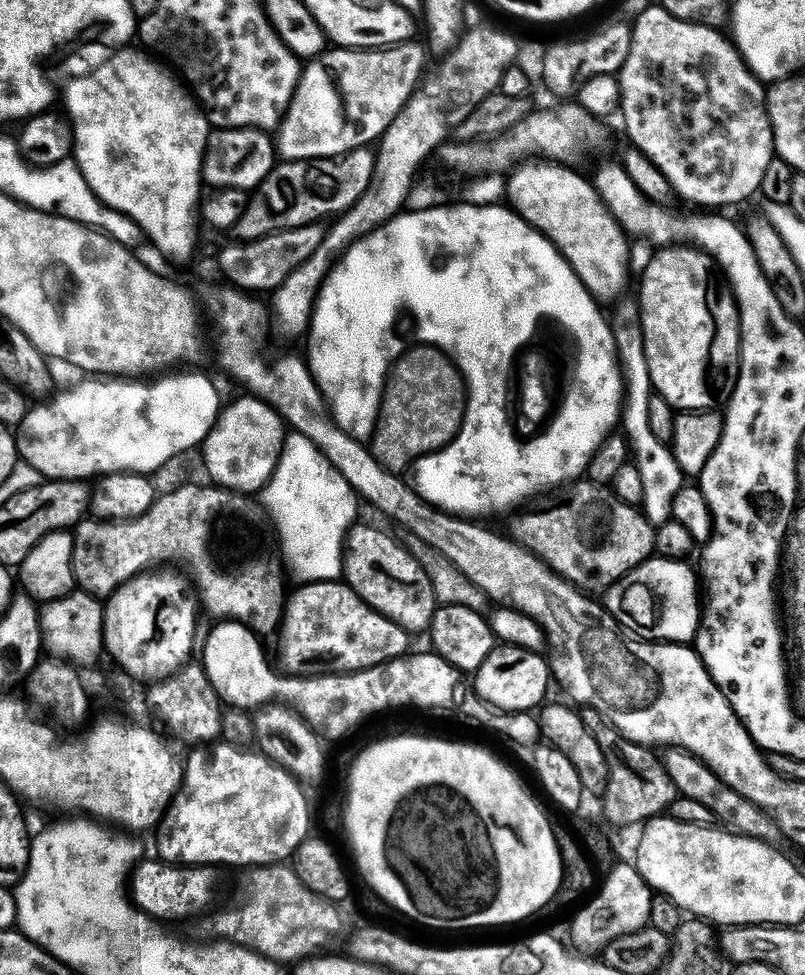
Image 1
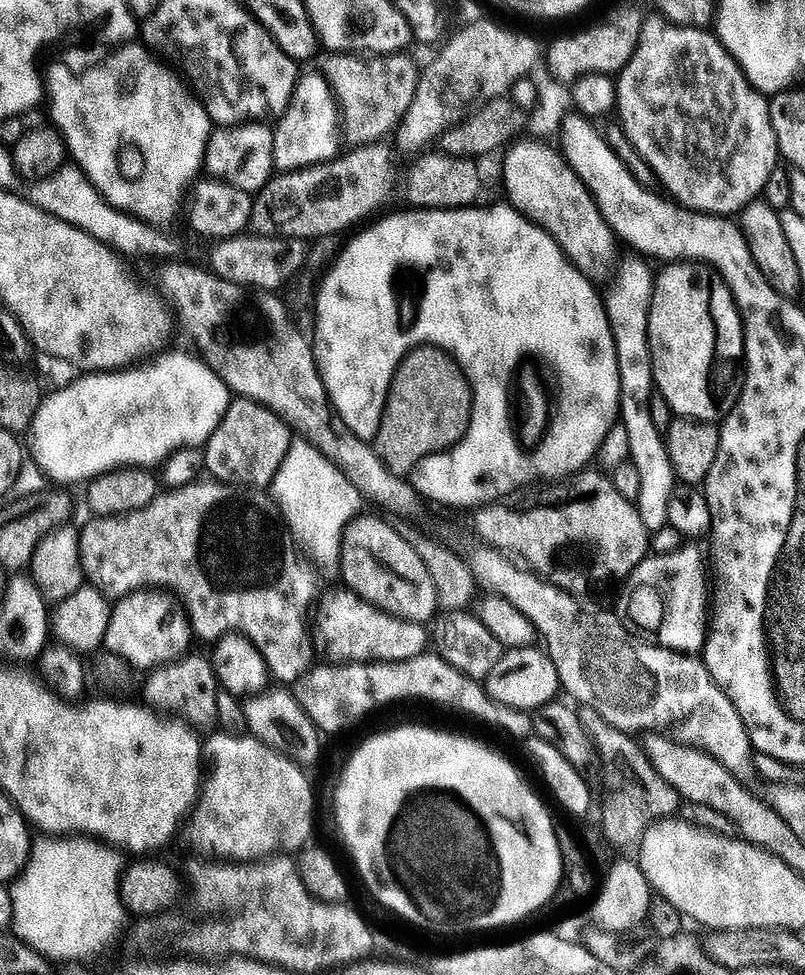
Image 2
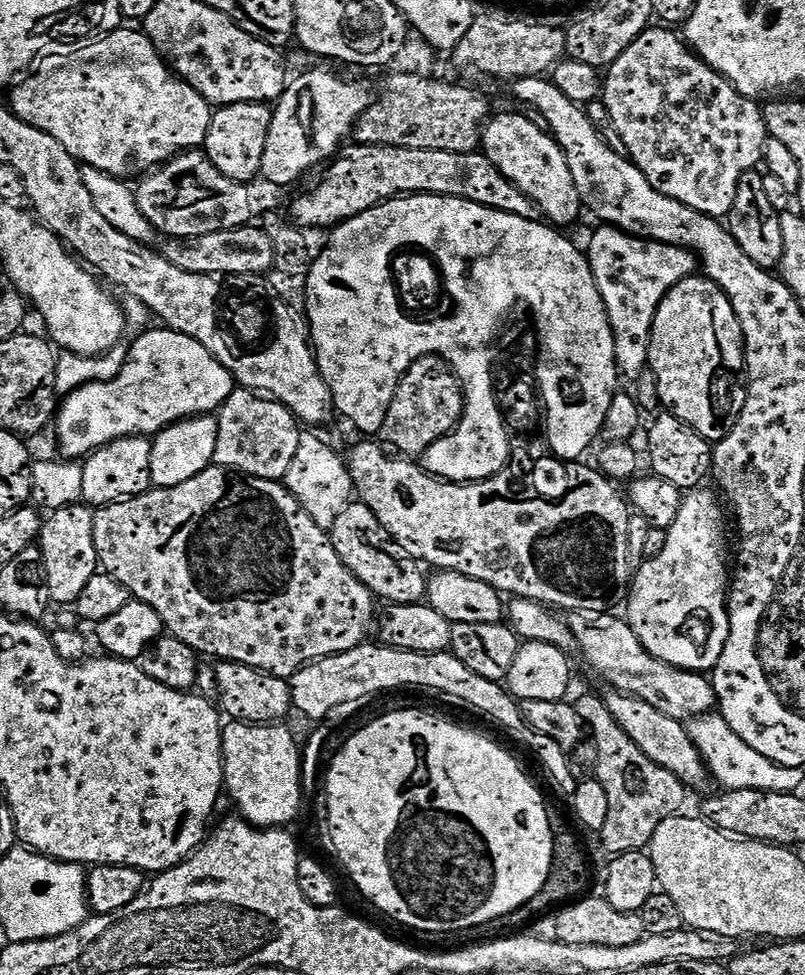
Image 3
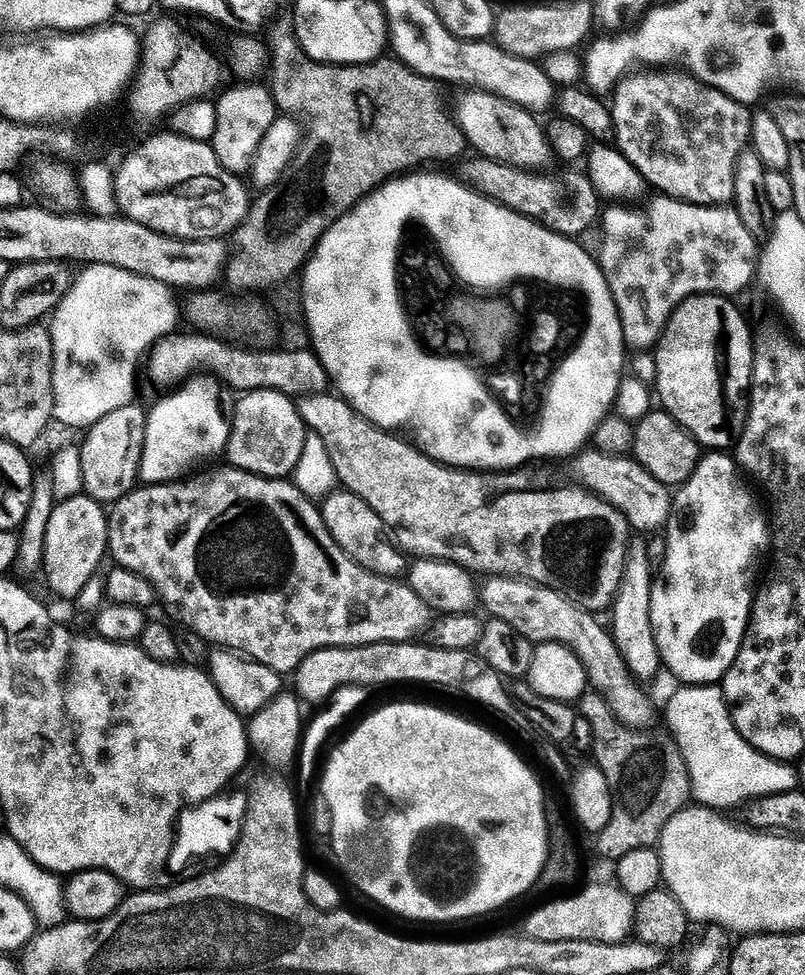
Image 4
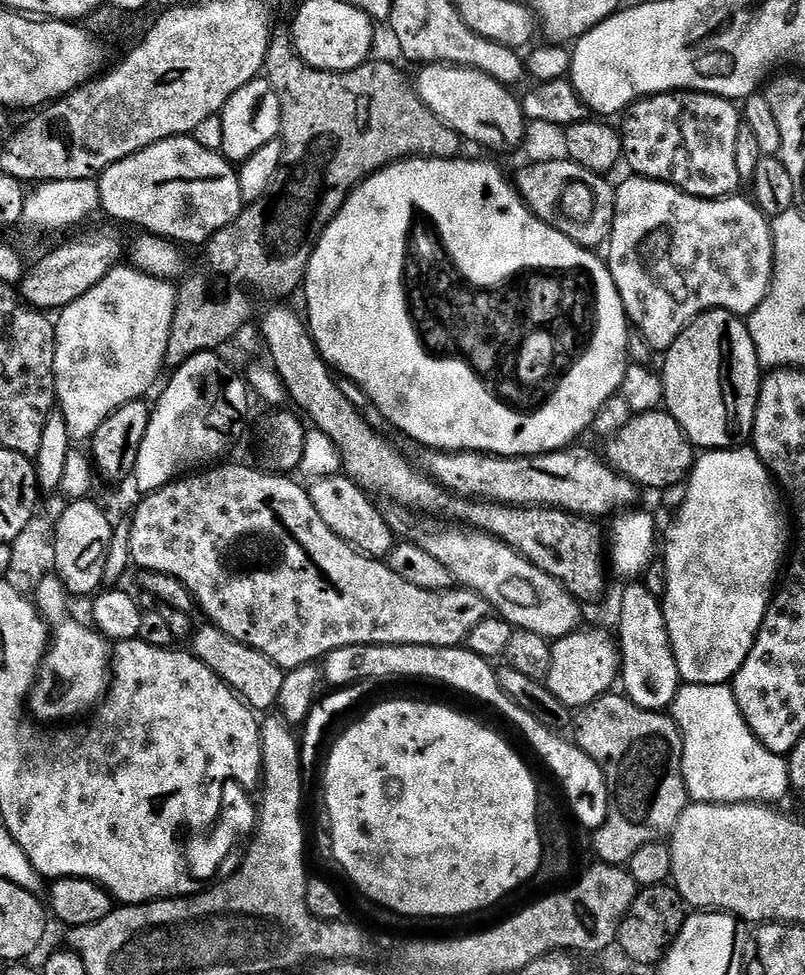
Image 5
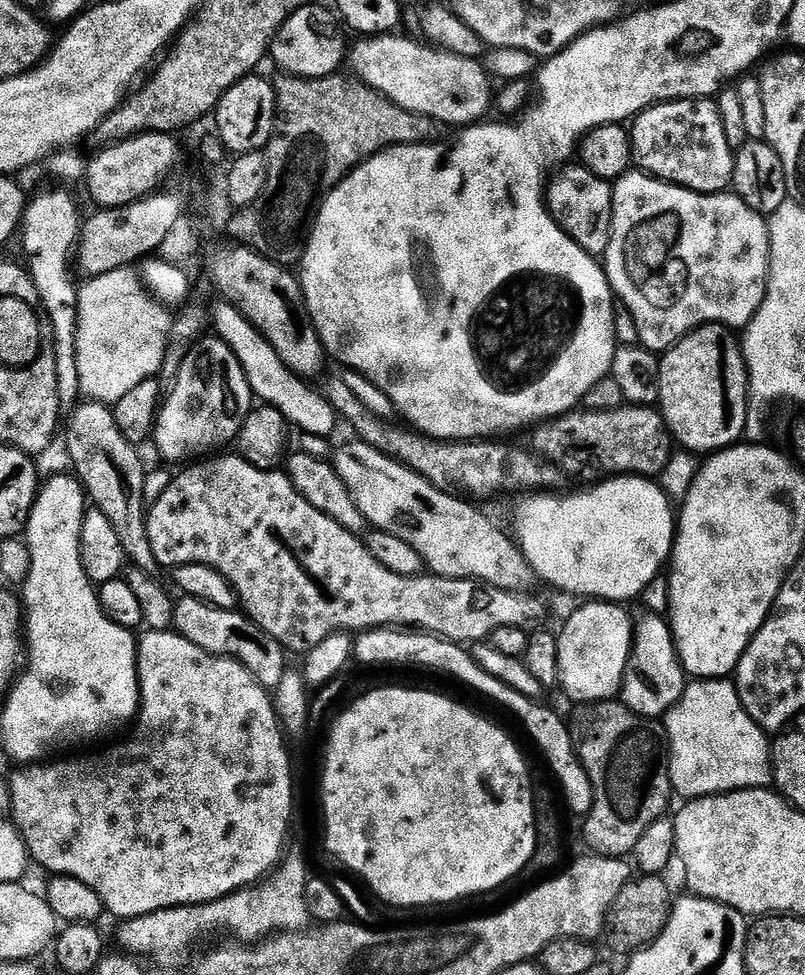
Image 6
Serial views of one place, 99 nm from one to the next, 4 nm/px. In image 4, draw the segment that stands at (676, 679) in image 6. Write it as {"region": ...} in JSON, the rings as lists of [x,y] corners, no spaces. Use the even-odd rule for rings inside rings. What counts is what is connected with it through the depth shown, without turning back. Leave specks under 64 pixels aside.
{"region":[[[636,539],[629,543],[624,573],[614,593],[616,601],[612,604],[610,631],[616,639],[616,645],[626,666],[632,671],[632,675],[636,677],[637,681],[645,682],[644,680],[652,680],[659,672],[662,672],[662,661],[650,622],[650,598],[654,583],[654,569],[650,566],[648,557],[648,540]]]}

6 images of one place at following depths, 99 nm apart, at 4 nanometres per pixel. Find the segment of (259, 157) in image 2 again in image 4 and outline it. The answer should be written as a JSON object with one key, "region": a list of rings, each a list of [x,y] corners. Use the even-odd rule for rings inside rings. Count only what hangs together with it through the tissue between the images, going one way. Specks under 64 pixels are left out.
{"region":[[[256,82],[243,83],[236,86],[240,88],[230,89],[221,100],[215,101],[218,122],[214,126],[210,143],[214,154],[218,154],[218,162],[222,162],[227,172],[239,177],[251,173],[258,146],[262,146],[262,138],[266,138],[270,126],[274,126],[278,119],[278,109],[271,91],[258,85]]]}

